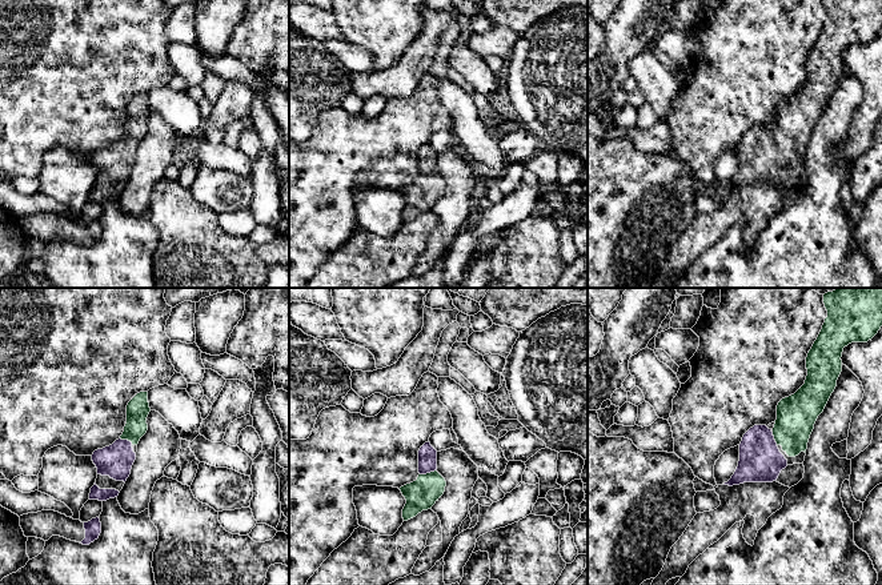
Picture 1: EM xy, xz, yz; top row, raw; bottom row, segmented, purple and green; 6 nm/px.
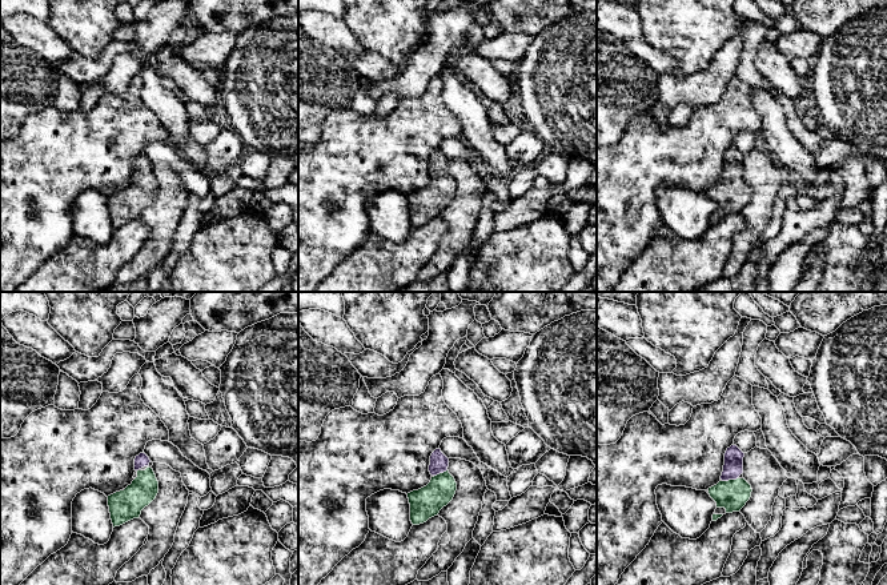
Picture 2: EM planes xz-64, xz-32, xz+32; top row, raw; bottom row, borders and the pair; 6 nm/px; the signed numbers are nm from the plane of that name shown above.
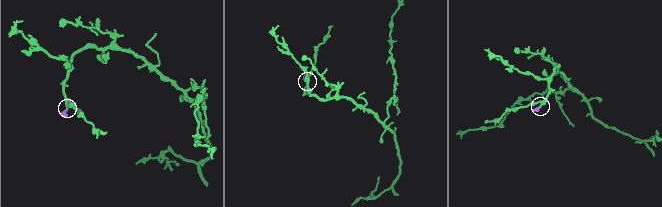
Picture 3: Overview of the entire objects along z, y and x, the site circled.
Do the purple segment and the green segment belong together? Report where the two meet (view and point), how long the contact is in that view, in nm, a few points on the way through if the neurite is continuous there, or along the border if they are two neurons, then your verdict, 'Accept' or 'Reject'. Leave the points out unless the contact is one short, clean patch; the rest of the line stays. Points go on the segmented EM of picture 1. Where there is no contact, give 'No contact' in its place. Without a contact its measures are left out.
Touches purple at xz (428, 472). Shared border 110 nm. Path across: xz (427, 455), (428, 472), (428, 488), (421, 495). Accept

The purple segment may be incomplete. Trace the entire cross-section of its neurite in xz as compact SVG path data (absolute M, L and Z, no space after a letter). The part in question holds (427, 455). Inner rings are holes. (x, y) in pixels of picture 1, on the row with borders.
M425 442L418 450L418 477L416 481L400 488L406 504L402 518L408 521L432 506L444 494L446 481L437 472L437 450Z

